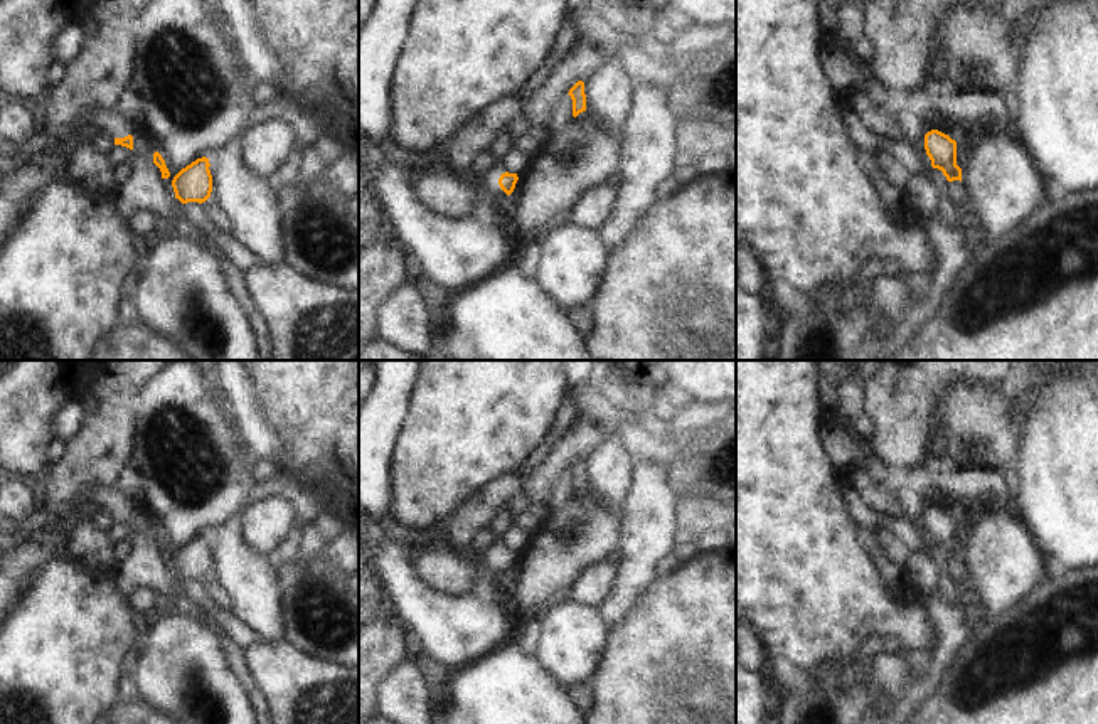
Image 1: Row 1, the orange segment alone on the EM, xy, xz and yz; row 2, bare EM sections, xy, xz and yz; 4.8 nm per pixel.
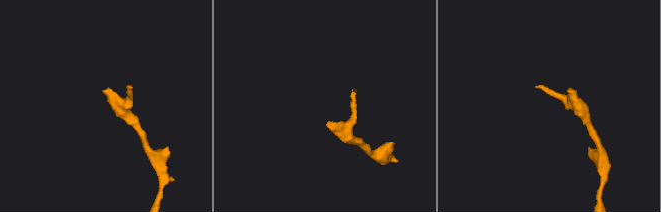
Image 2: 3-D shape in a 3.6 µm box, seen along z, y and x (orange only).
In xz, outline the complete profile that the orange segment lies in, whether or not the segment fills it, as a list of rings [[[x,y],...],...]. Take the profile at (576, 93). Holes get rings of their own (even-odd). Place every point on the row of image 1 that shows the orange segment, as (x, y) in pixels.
[[[578,81],[568,93],[573,99],[573,116],[576,118],[579,113],[586,111],[586,94],[584,83]]]

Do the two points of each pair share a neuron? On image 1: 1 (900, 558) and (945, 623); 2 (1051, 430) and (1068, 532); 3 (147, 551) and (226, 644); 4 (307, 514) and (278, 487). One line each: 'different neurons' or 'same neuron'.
1: different neurons
2: same neuron
3: different neurons
4: same neuron

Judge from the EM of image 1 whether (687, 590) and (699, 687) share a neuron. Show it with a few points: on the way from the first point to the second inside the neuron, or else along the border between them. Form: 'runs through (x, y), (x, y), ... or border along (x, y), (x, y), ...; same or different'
runs through (699, 613), (699, 664); same

